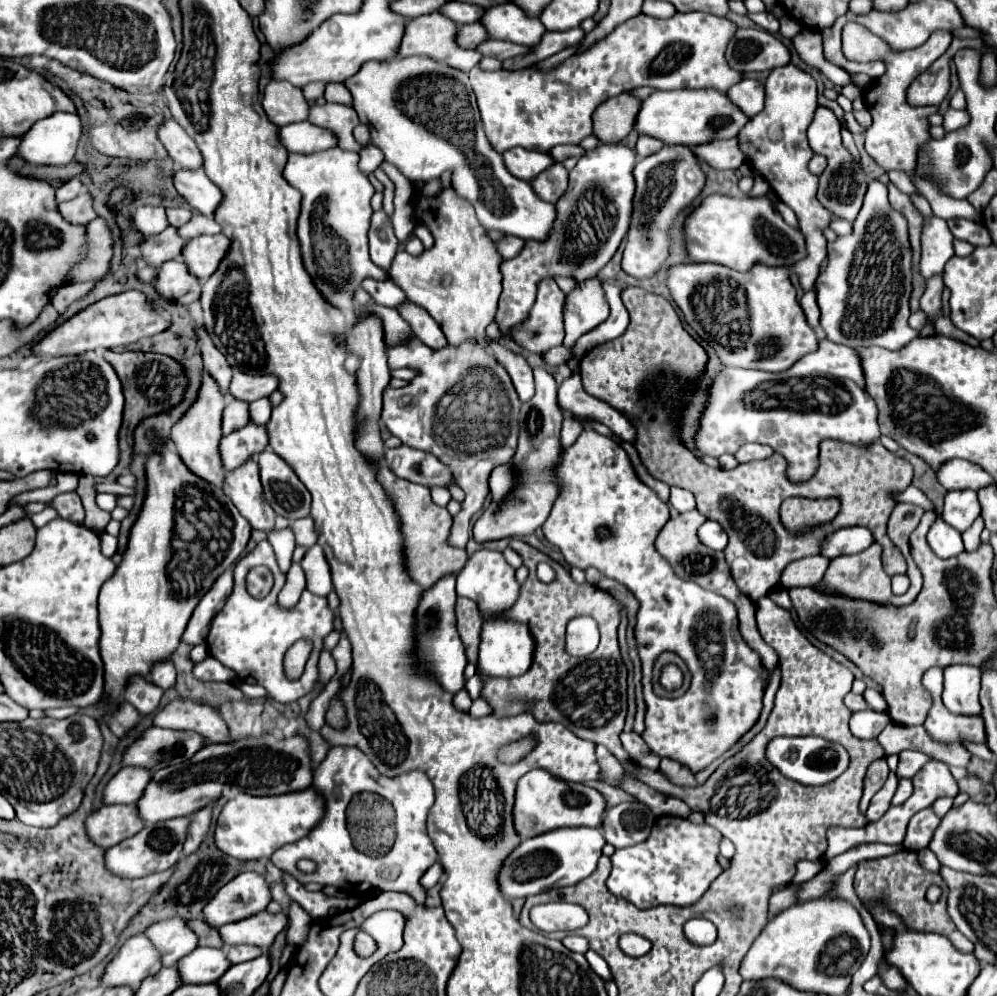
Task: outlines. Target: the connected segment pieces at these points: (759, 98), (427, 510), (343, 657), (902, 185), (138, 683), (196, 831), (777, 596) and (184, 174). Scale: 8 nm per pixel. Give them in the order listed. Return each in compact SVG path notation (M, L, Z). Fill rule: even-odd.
M742 79L736 83L730 91L728 97L732 99L734 105L738 105L748 117L754 117L756 113L762 111L764 107L764 83L756 79Z
M388 467L380 469L378 479L386 487L388 495L394 499L396 511L402 519L402 531L406 537L406 565L412 581L418 583L422 589L430 589L432 583L438 583L438 579L442 579L444 575L458 575L466 565L468 555L464 549L452 547L448 543L452 515L430 499L430 489L396 477Z
M342 635L340 643L332 649L332 655L336 659L336 665L338 665L338 673L346 673L352 665L352 643L346 635Z
M890 171L888 173L889 179L898 189L900 189L902 192L910 195L913 193L918 193L915 186L912 184L909 177L901 171Z
M136 677L130 681L124 699L136 707L136 711L140 715L152 715L162 699L162 689L158 689L154 683L146 681L144 677Z
M204 807L204 809L200 809L198 813L192 815L192 823L190 823L190 829L188 829L188 839L184 843L184 855L192 855L200 847L208 829L210 829L210 807Z
M778 587L778 589L774 589L772 593L770 593L770 599L776 603L776 605L780 605L780 607L784 607L784 609L792 609L792 601L790 601L790 597L788 597L788 591L784 589L784 587Z
M176 169L174 185L178 193L202 215L214 215L214 209L222 203L222 191L206 177L202 169Z

